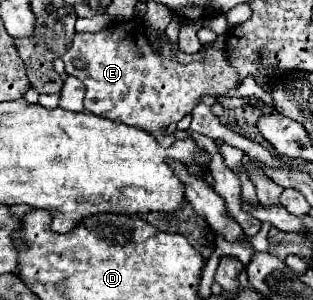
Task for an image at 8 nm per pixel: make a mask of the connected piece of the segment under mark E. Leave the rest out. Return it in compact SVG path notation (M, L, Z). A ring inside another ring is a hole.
M125 21L99 33L77 33L71 47L63 55L67 75L75 75L87 87L85 111L111 121L141 127L157 135L169 123L175 123L191 113L199 97L227 95L235 89L237 75L227 63L223 51L209 49L205 63L181 65L177 63L169 41L161 51L153 51L145 29L135 25L137 21ZM73 57L85 61L85 67L77 71Z

